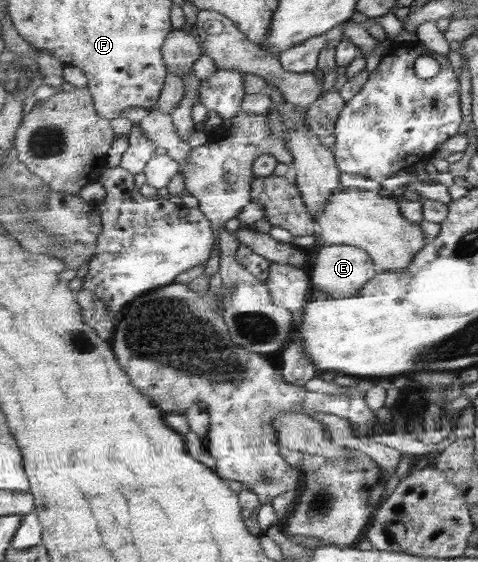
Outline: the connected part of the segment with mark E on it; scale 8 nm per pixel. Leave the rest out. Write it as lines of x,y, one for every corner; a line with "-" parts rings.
330,245
322,246
319,250
310,280
313,287
322,291
326,297
342,299
359,296
363,292
365,285
379,274
380,270
375,265
372,255
368,251
364,251
362,247

